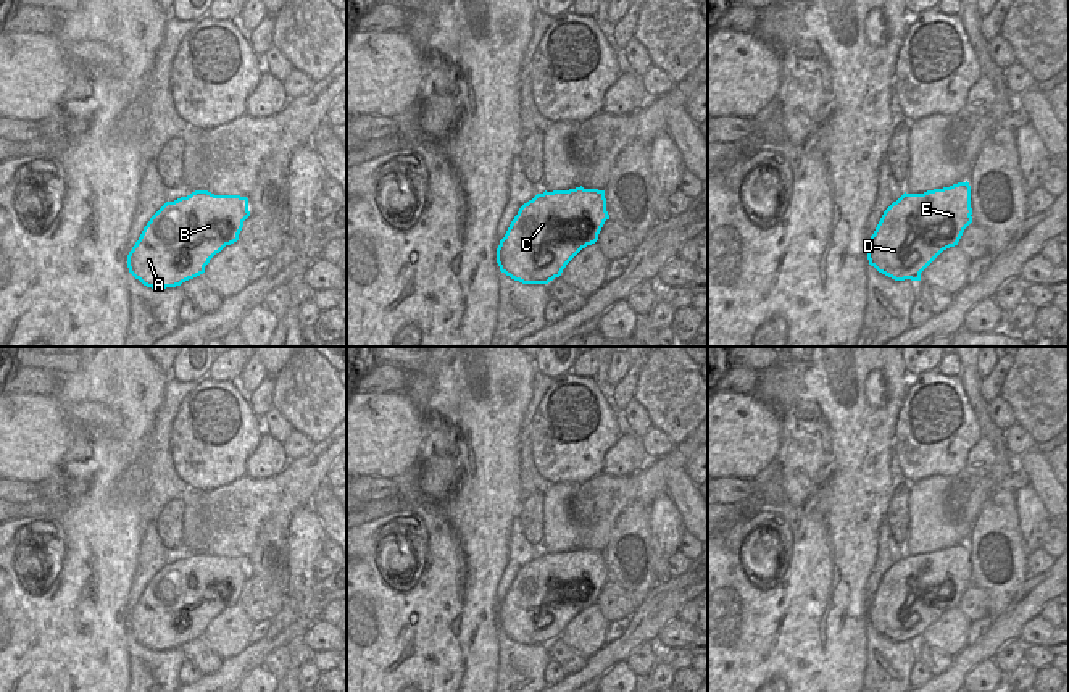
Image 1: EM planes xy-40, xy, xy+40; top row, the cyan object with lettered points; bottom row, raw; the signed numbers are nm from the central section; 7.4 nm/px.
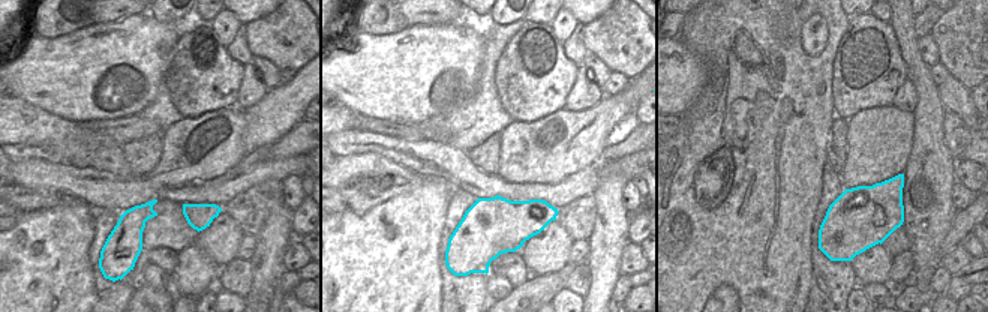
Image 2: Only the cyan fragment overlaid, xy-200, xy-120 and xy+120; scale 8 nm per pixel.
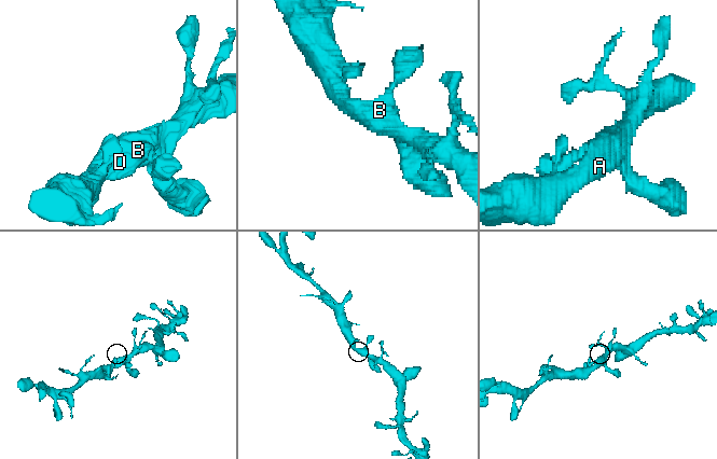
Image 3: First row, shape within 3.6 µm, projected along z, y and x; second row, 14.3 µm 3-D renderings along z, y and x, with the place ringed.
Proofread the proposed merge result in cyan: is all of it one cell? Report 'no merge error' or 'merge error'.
no merge error

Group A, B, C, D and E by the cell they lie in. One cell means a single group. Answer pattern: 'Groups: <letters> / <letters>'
Groups: A B C D E

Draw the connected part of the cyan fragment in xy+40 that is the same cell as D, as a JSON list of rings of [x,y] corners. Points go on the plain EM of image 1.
[[[958,544],[924,555],[903,555],[882,576],[869,600],[867,621],[879,634],[895,642],[921,642],[921,634],[946,610],[958,607],[972,584],[971,547]]]

